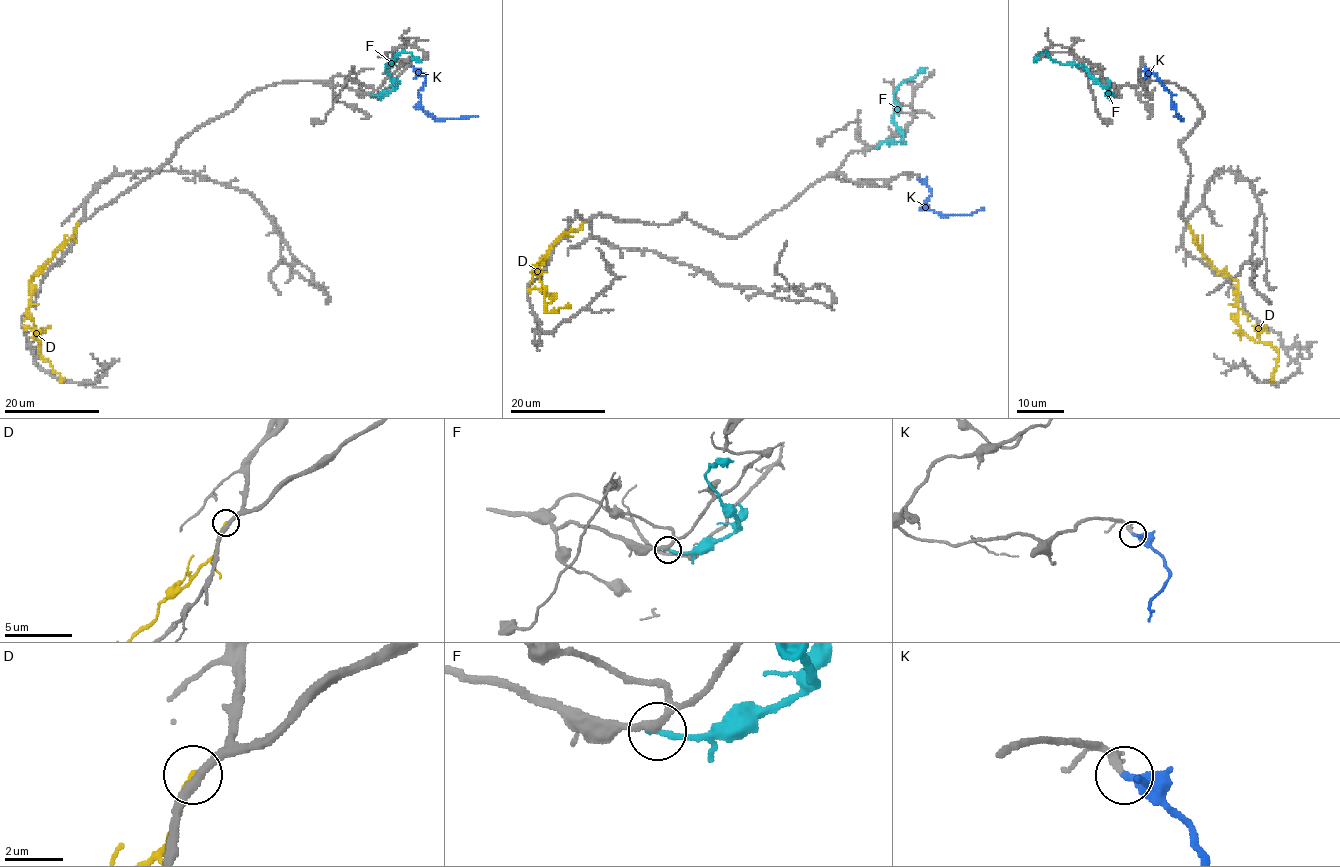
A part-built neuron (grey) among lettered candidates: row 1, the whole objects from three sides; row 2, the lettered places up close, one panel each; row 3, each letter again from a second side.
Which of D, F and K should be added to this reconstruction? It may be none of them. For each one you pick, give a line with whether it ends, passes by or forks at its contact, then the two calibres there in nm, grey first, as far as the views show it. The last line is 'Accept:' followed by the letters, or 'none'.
K: it ends there; 170 nm thick on the grey side, 280 nm on the other
Accept: K

